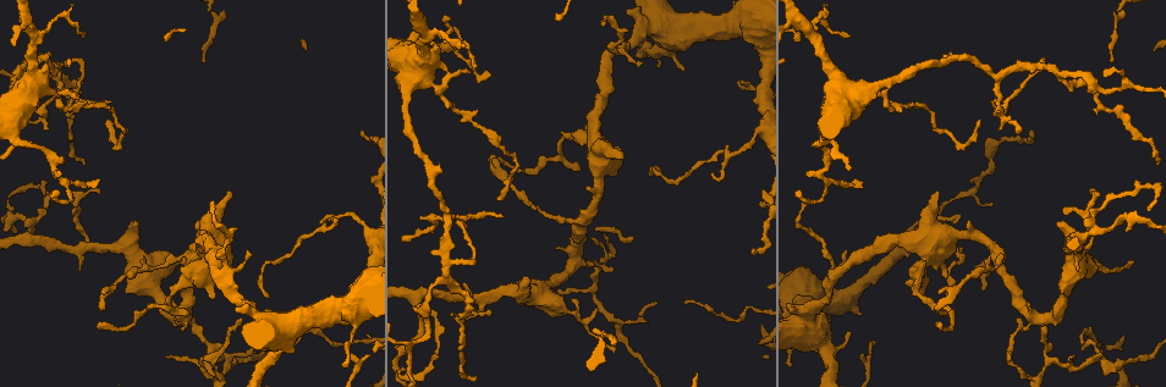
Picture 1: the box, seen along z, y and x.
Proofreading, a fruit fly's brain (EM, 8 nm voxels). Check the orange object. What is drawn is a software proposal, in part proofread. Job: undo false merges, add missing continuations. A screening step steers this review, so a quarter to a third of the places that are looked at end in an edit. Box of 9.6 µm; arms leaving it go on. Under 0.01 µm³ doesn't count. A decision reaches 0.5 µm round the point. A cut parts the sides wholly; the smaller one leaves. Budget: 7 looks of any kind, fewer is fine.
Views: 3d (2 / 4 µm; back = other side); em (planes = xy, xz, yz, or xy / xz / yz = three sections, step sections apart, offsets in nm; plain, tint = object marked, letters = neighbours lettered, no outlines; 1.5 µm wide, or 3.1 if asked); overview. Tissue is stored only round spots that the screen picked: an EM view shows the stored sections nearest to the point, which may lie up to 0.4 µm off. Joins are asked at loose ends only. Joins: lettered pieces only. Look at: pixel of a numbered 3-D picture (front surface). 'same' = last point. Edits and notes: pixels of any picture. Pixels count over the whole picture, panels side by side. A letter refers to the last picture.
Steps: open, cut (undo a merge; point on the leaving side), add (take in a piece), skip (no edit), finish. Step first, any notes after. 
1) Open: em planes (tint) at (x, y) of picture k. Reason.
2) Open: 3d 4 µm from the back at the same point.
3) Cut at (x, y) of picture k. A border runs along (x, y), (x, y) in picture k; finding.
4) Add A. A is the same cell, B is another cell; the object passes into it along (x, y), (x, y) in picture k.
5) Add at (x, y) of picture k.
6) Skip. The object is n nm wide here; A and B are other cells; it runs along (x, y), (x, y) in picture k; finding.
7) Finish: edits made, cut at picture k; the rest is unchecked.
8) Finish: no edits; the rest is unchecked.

Open: 3d 2 µm at (1083, 351) of picture 1. An open end.

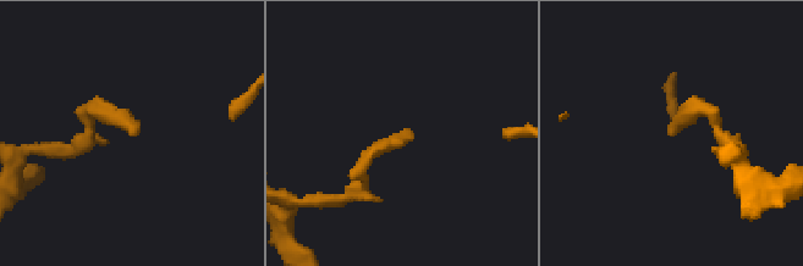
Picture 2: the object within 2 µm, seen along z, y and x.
Open: em yz step 4 (tint) at (667, 131) of picture 2. Need the tissue.

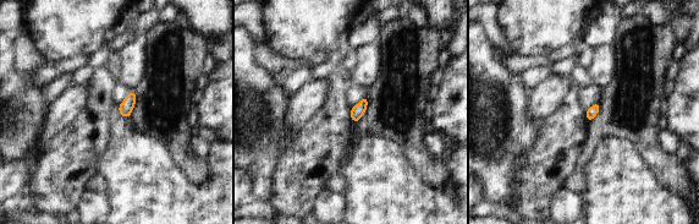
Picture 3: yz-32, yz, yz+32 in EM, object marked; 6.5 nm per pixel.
Open: em xz step 4 (letters) at the same point. Another direction.

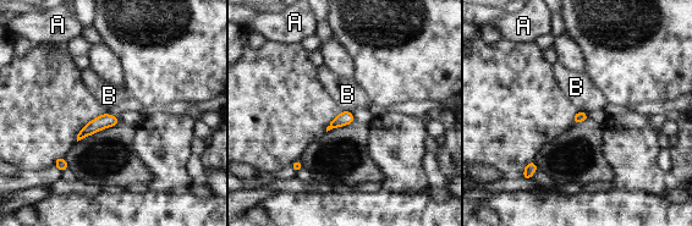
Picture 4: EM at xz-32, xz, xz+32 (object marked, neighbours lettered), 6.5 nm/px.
Skip. The object is 70 nm wide here; A and B are other cells; a border runs along (580, 110), (586, 114) in picture 4; no lettered piece goes on from it.

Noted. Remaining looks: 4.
Open: em planes (letters) at (1082, 84) of picture 1. Abrupt turn.

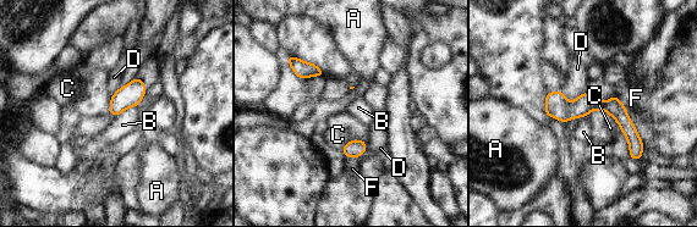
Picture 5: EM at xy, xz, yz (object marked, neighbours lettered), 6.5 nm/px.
Skip. The object is 140 nm wide here; A, B, C, D and F are other cells; it runs along (550, 95), (608, 105), (637, 155) in picture 5; continuous, no second cell.

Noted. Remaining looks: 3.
Open: em planes (letters) at (850, 35) of picture 1. Thin end.

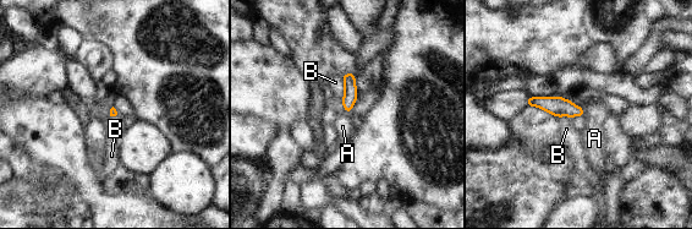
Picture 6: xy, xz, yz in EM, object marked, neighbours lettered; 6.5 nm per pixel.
Skip. A and B are other cells; it runs along (531, 101), (580, 113) in picture 6; none of them fits.

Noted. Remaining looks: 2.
Finish: no edits; the rest is unchecked.

